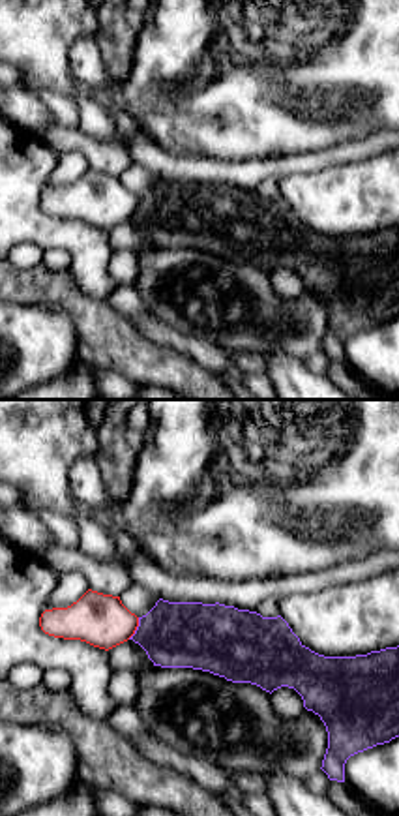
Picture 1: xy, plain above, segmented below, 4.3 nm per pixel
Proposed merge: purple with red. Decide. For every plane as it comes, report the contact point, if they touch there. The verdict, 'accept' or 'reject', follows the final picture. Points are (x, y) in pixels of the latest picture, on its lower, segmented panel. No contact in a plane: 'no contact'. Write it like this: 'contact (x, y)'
contact (137, 629)

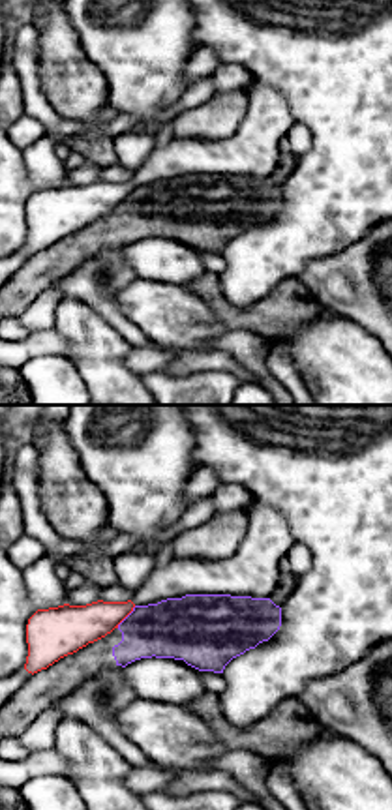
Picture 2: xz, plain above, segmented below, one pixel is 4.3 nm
contact (126, 617)

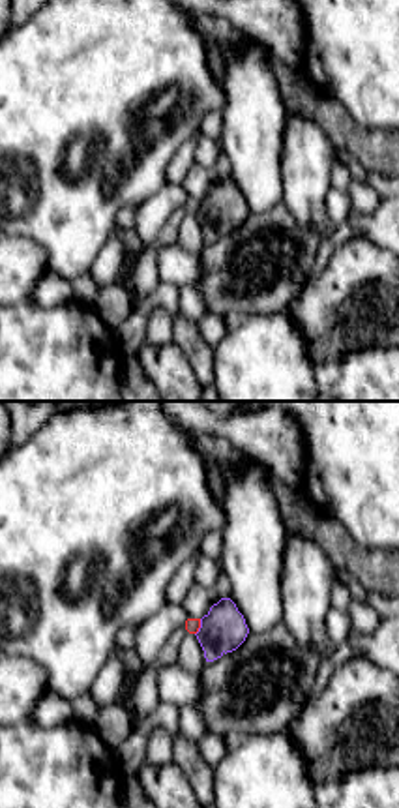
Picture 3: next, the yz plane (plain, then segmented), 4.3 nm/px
contact (201, 627)

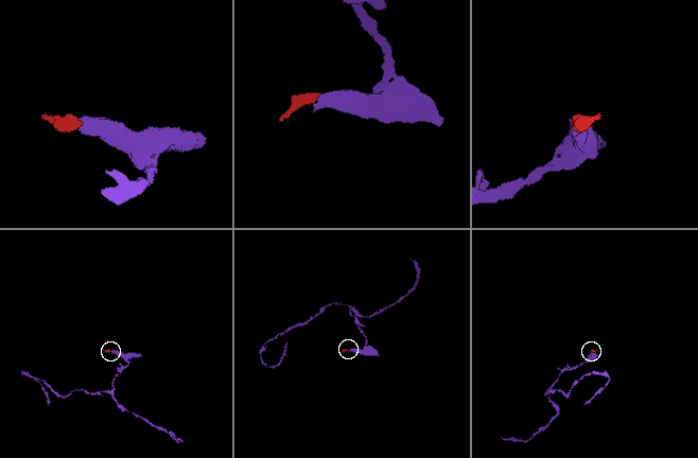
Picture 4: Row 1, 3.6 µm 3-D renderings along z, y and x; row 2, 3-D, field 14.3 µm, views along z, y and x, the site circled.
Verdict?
reject

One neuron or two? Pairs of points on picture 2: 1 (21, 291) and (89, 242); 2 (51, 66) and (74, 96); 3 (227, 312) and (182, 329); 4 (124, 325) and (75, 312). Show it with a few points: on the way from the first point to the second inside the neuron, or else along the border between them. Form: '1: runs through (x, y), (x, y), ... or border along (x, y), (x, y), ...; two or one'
1: runs through (38, 274), (72, 250); one
2: runs through (59, 74), (74, 89); one
3: border along (186, 285), (207, 302), (226, 329); two
4: border along (64, 299), (85, 302), (132, 345); two

